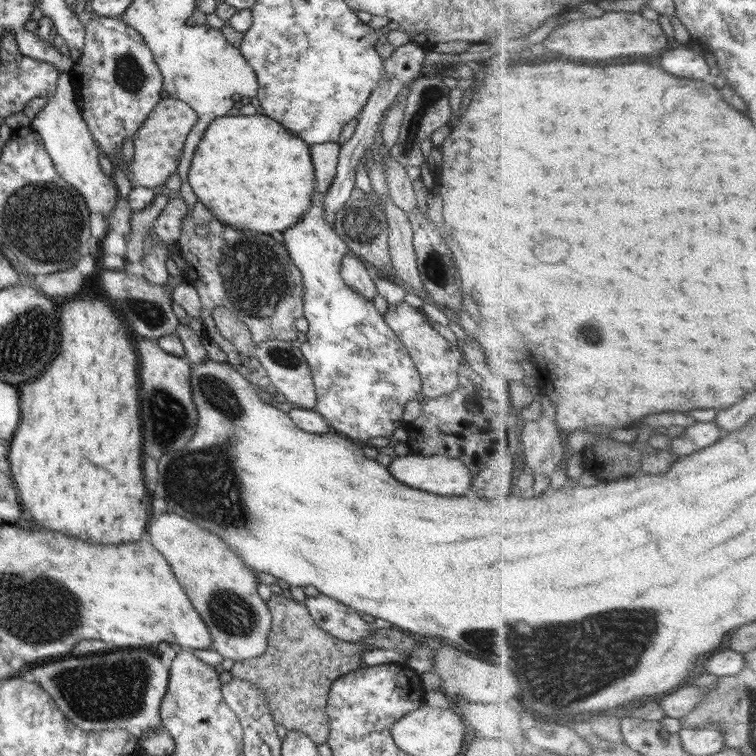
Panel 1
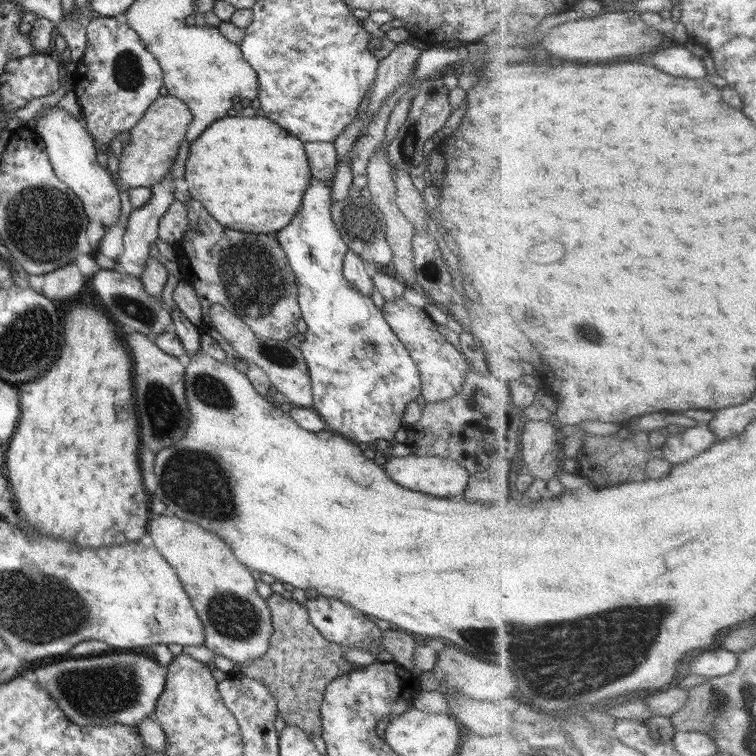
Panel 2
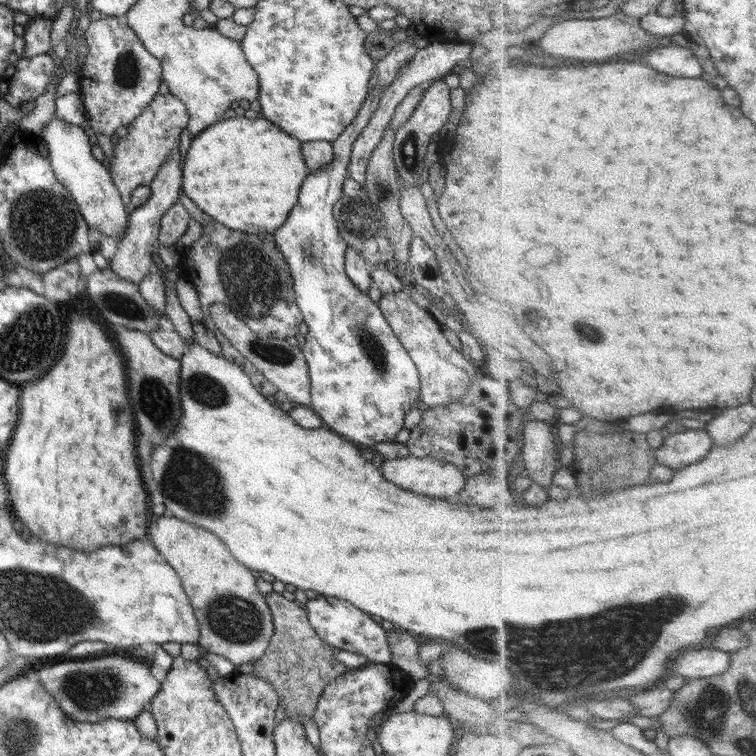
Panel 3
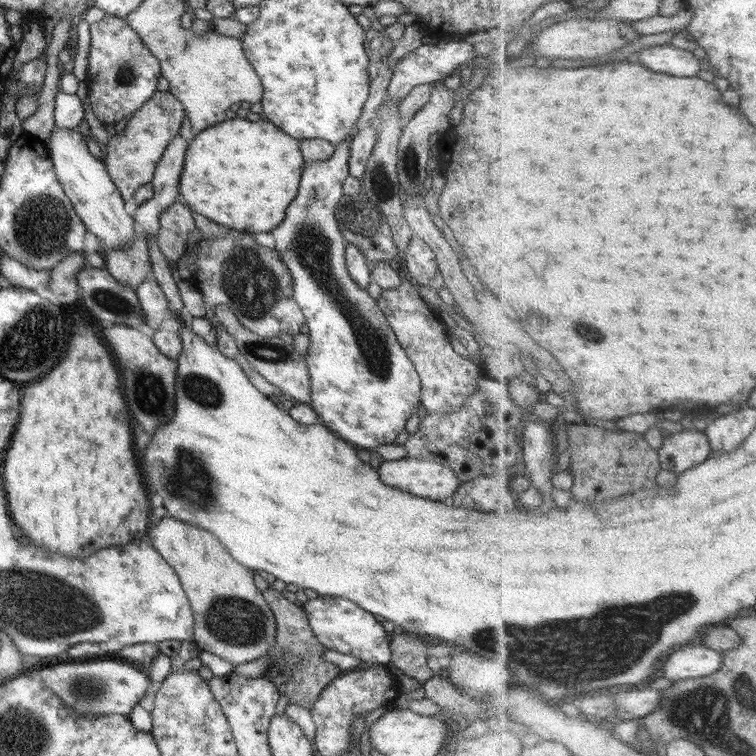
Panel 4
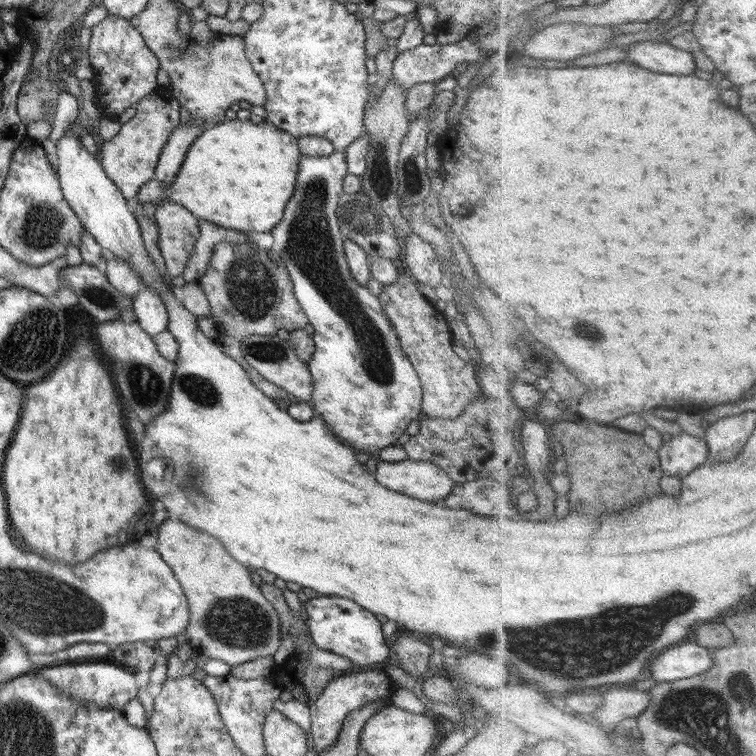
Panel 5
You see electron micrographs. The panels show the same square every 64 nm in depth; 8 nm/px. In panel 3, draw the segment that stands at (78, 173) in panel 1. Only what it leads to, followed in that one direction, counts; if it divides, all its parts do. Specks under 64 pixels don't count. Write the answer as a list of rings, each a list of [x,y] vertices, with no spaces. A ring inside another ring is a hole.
[[[54,118],[49,124],[43,127],[40,138],[46,145],[46,150],[49,154],[50,164],[52,171],[56,176],[56,179],[70,192],[76,203],[78,203],[78,209],[84,217],[84,221],[88,223],[89,228],[96,228],[100,230],[104,237],[114,235],[118,231],[122,231],[122,234],[126,233],[128,229],[128,206],[126,206],[121,199],[121,194],[118,193],[116,186],[113,184],[108,165],[104,162],[100,162],[93,156],[93,136],[88,130],[83,130],[81,126],[73,126],[67,124],[61,118]]]

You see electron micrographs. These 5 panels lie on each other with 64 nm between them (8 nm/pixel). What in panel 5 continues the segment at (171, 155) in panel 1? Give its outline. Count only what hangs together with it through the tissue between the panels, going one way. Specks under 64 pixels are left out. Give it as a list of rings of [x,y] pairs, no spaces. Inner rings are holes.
[[[158,87],[146,98],[137,102],[138,112],[126,124],[121,124],[121,130],[99,148],[100,159],[106,175],[124,195],[126,200],[134,198],[140,188],[154,179],[155,168],[168,138],[181,125],[181,104],[171,95],[167,88]]]

